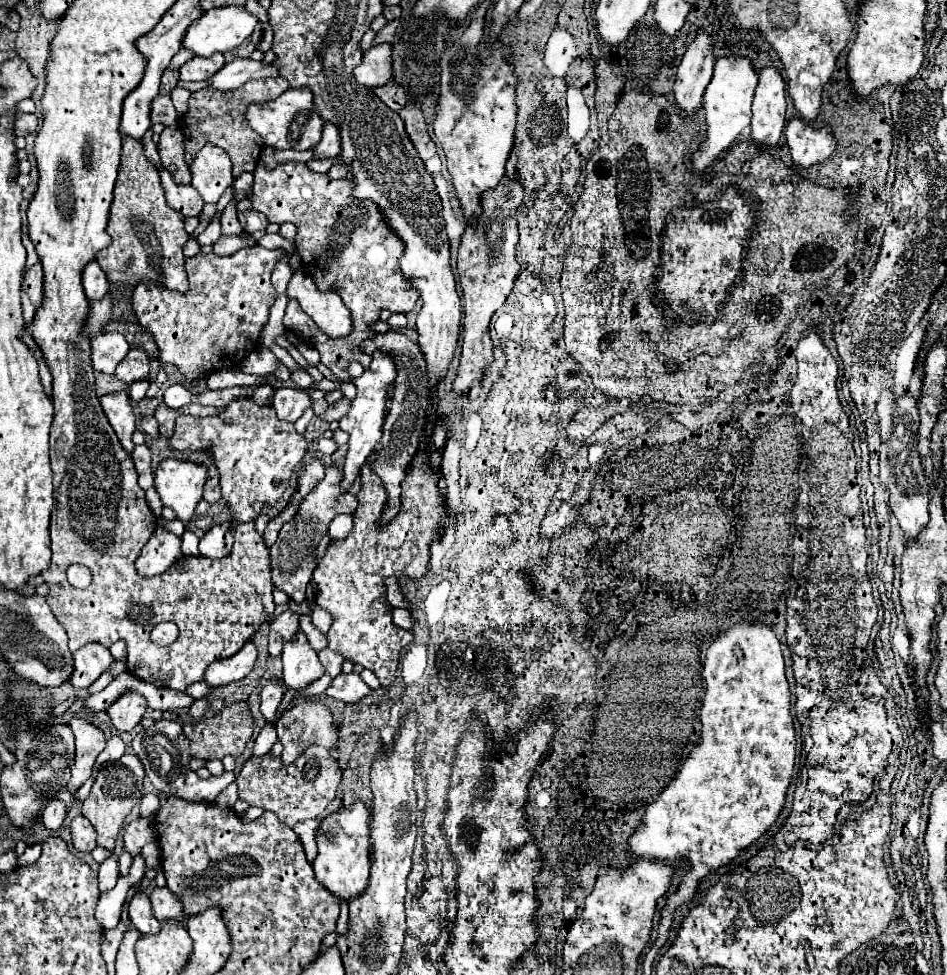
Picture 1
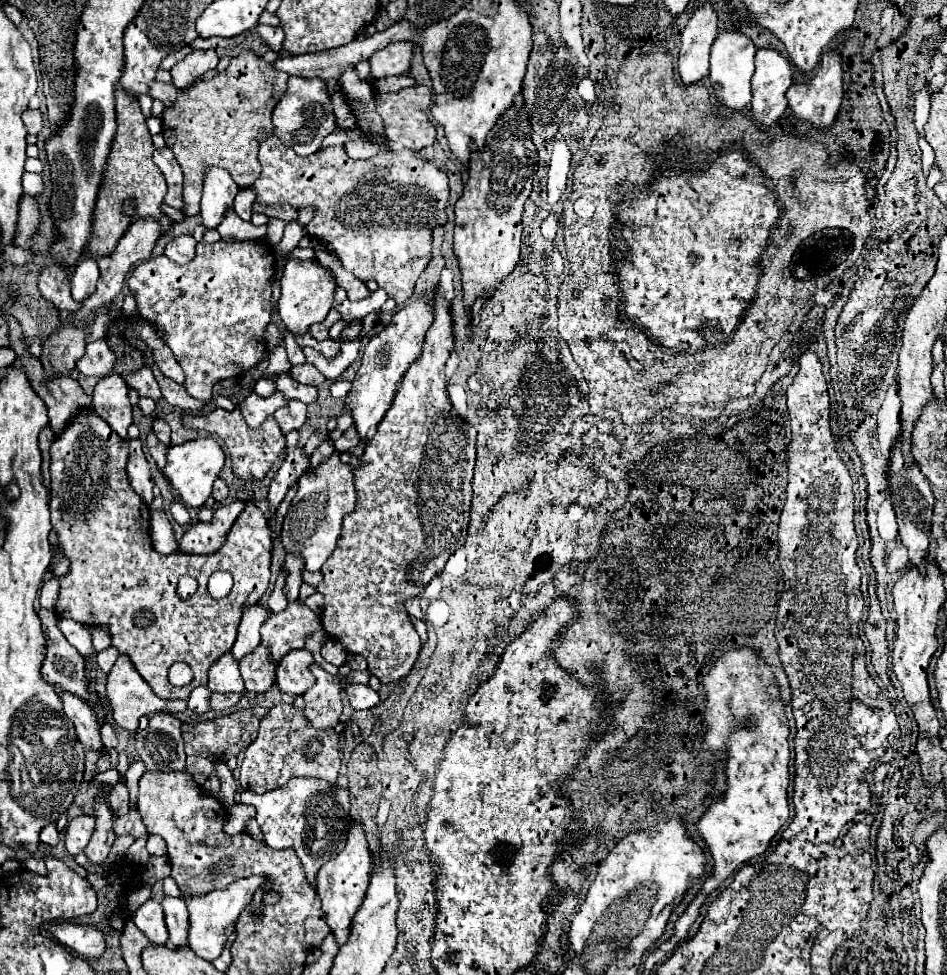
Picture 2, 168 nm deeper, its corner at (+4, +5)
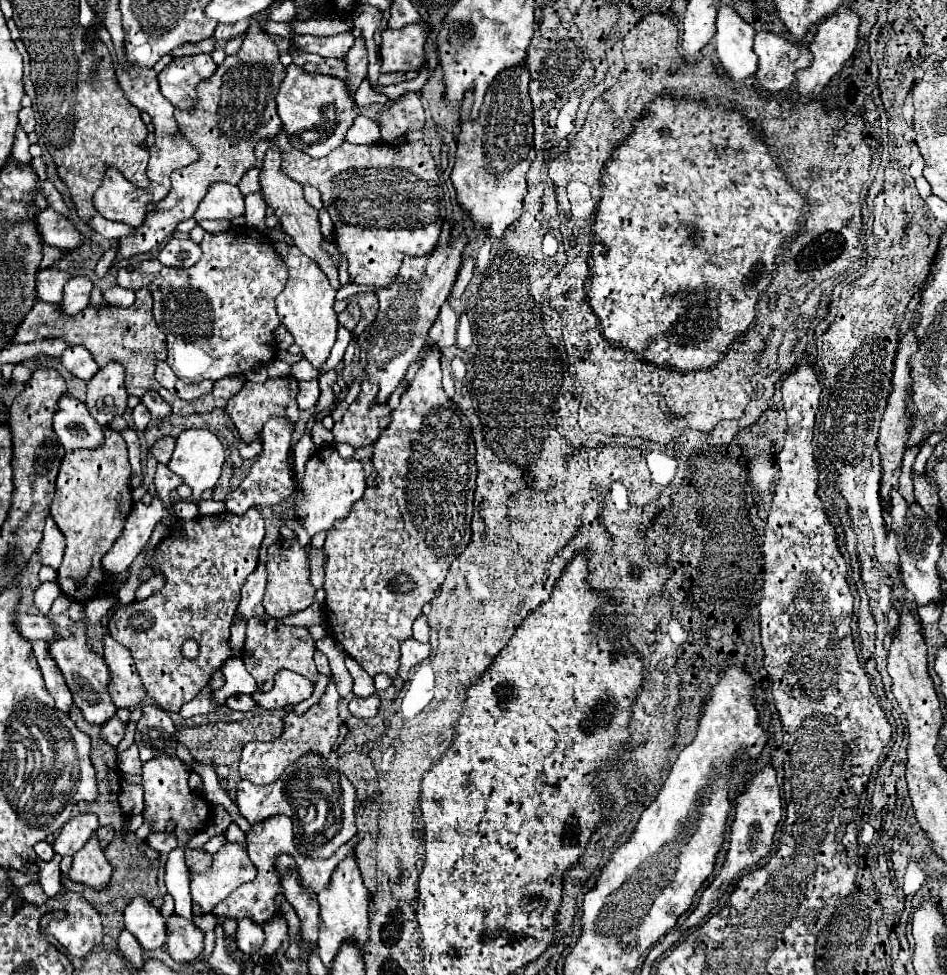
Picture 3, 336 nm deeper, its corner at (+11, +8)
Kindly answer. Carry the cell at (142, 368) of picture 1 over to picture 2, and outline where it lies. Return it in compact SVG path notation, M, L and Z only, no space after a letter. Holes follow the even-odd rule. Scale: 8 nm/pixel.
M144 366L144 368L136 370L136 372L126 372L122 376L124 376L124 380L126 380L126 384L130 388L138 390L140 396L150 396L152 400L162 398L158 382L156 382L156 378L154 378L154 374L152 374L152 370L148 366Z

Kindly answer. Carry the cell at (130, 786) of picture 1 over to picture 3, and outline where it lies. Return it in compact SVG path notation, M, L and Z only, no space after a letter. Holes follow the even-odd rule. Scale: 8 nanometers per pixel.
M95 833L95 837L79 853L73 855L69 879L101 891L107 887L111 873L113 873L113 867L107 863L107 859L99 847L97 833Z

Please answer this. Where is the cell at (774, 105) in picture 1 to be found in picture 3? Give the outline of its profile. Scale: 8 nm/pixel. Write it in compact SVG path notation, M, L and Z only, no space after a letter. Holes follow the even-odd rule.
M771 31L755 35L755 53L759 57L759 69L755 73L757 85L763 91L781 91L789 87L799 69L805 69L813 61L813 53L805 43L793 43Z

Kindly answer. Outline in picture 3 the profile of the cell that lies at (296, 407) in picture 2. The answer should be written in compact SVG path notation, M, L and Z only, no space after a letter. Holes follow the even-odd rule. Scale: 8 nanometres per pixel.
M271 417L267 425L263 427L263 453L255 459L251 465L249 475L241 481L241 485L229 495L225 501L227 511L235 515L243 515L251 507L273 507L283 503L297 487L291 465L289 465L289 449L291 449L291 433L293 427L289 421L283 421L283 417Z

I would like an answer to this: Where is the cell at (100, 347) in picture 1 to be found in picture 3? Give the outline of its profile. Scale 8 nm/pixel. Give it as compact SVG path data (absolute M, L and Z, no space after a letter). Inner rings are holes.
M67 347L67 351L61 357L61 363L71 375L83 381L89 381L99 371L99 367L91 361L91 355L87 355L85 349L79 347Z

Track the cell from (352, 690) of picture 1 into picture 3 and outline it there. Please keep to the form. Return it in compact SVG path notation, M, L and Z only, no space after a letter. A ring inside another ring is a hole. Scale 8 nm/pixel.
M373 693L371 697L367 699L361 699L361 697L353 697L351 703L349 703L349 711L355 715L355 717L361 717L361 719L369 719L369 717L375 717L377 711L379 711L379 697Z

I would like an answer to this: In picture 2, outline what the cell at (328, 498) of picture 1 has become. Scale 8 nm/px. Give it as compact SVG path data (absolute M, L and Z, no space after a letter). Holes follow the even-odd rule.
M334 452L316 470L302 474L298 482L298 494L290 504L282 526L284 550L300 554L304 558L306 572L320 570L324 560L336 548L336 538L340 536L344 514L352 512L354 506L356 506L356 488L352 468L340 462L340 452Z

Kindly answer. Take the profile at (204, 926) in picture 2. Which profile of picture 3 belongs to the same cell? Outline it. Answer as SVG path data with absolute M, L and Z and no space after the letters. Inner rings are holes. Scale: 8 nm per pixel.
M225 843L215 855L207 873L191 875L191 897L203 913L231 895L239 885L253 881L257 869L251 865L247 849L239 843Z

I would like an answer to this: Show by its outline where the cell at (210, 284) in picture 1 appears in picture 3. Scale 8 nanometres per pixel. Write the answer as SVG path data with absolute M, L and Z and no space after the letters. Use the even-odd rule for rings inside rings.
M231 227L225 233L205 233L203 257L189 269L171 269L157 259L139 261L129 267L121 267L117 273L117 285L125 289L151 289L153 295L153 319L167 337L167 363L173 373L185 383L201 383L205 379L219 381L227 375L243 375L251 369L263 367L277 355L275 329L281 325L275 311L275 297L285 289L289 279L285 261L275 253L269 237L253 227Z

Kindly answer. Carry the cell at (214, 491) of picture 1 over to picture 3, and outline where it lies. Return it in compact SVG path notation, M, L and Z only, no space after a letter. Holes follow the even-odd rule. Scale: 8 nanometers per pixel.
M223 467L223 475L219 479L219 485L215 485L215 489L213 489L213 499L215 501L225 501L227 499L231 477L233 477L233 469L231 467Z

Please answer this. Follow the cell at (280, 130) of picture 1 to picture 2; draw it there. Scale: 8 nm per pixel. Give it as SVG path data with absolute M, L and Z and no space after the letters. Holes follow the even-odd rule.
M290 78L288 90L276 104L272 112L272 124L274 124L274 136L280 138L280 142L288 148L292 148L300 156L314 154L324 136L334 132L334 112L330 104L330 96L326 92L326 82L320 78Z

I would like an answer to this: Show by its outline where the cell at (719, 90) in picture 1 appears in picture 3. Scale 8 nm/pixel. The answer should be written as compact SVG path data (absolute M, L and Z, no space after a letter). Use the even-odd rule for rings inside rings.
M719 5L715 47L733 83L741 83L757 71L757 55L753 53L755 29L731 7Z

